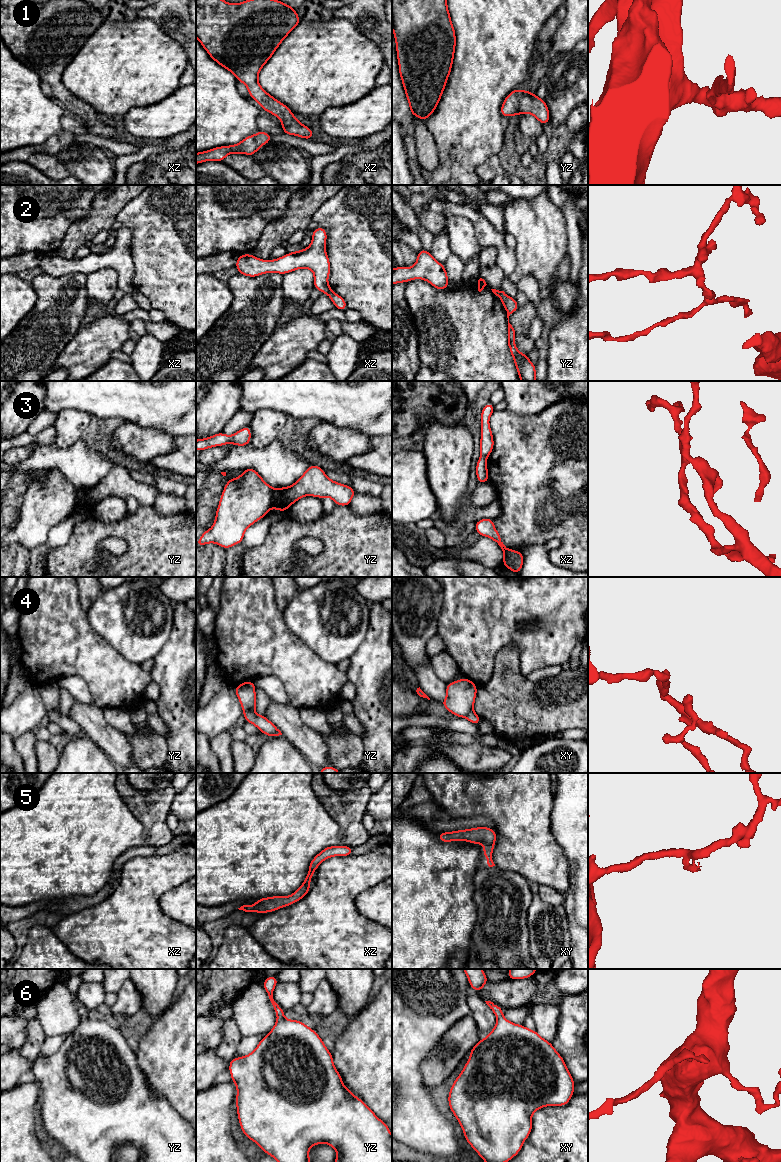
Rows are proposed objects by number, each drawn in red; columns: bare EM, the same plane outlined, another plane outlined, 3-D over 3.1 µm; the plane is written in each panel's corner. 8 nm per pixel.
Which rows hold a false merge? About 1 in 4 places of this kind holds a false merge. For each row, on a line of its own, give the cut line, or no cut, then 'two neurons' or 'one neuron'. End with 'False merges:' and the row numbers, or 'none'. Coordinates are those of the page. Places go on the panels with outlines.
1: no cut | one neuron
2: xz (331, 291), (327, 294) | two neurons
3: yz (273, 489), (271, 505) | two neurons
4: yz (253, 710), (244, 712) | two neurons
5: no cut | one neuron
6: no cut | one neuron
False merges: 2, 3, 4

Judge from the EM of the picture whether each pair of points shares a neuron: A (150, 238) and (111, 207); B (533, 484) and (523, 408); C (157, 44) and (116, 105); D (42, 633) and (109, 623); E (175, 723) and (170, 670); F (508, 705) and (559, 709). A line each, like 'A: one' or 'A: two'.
A: two
B: two
C: one
D: two
E: one
F: one

